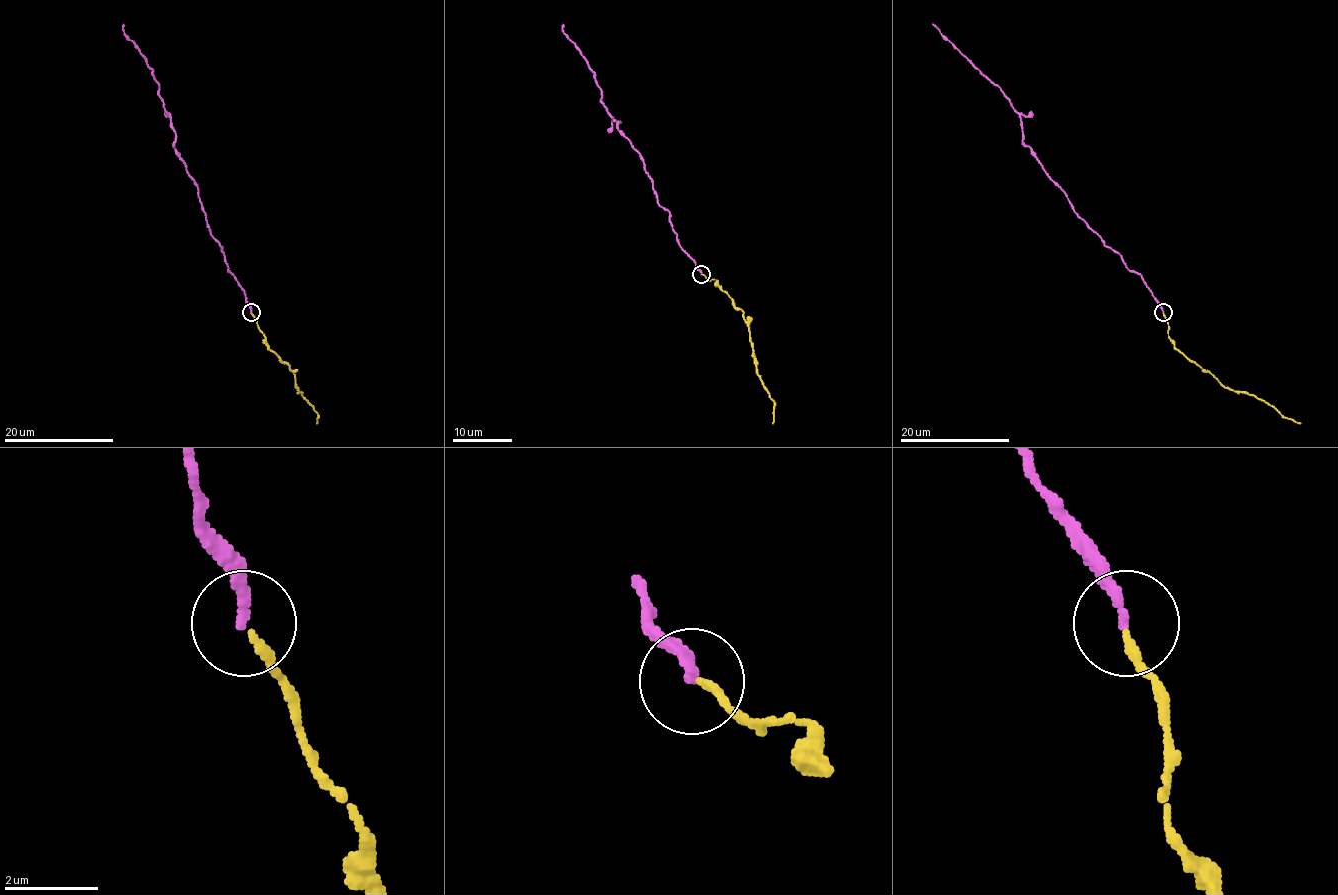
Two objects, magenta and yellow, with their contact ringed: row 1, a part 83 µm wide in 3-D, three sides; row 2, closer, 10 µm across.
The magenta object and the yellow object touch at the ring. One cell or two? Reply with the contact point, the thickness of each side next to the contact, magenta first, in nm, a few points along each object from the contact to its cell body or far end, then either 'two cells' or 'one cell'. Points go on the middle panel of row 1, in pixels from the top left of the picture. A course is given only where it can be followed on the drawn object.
at (701, 274); 200 nm thick on the magenta side, 180 nm on the other; magenta runs (702, 275), (681, 248), (645, 164), (618, 128), (620, 121), (608, 112), (596, 75), (563, 24); yellow runs (702, 275), (715, 279), (735, 306), (742, 310), (757, 373), (773, 401), (772, 424); one cell

